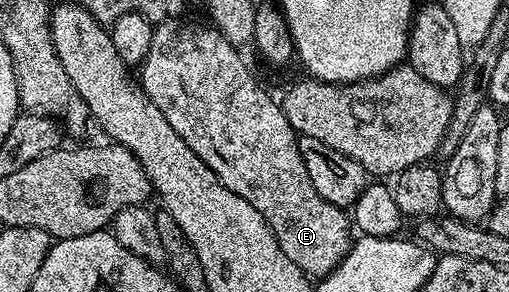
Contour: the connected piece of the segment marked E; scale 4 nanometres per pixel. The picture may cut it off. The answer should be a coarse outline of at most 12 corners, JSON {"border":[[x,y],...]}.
{"border":[[166,18],[141,89],[326,276],[346,209],[319,198],[280,103],[212,25]]}

